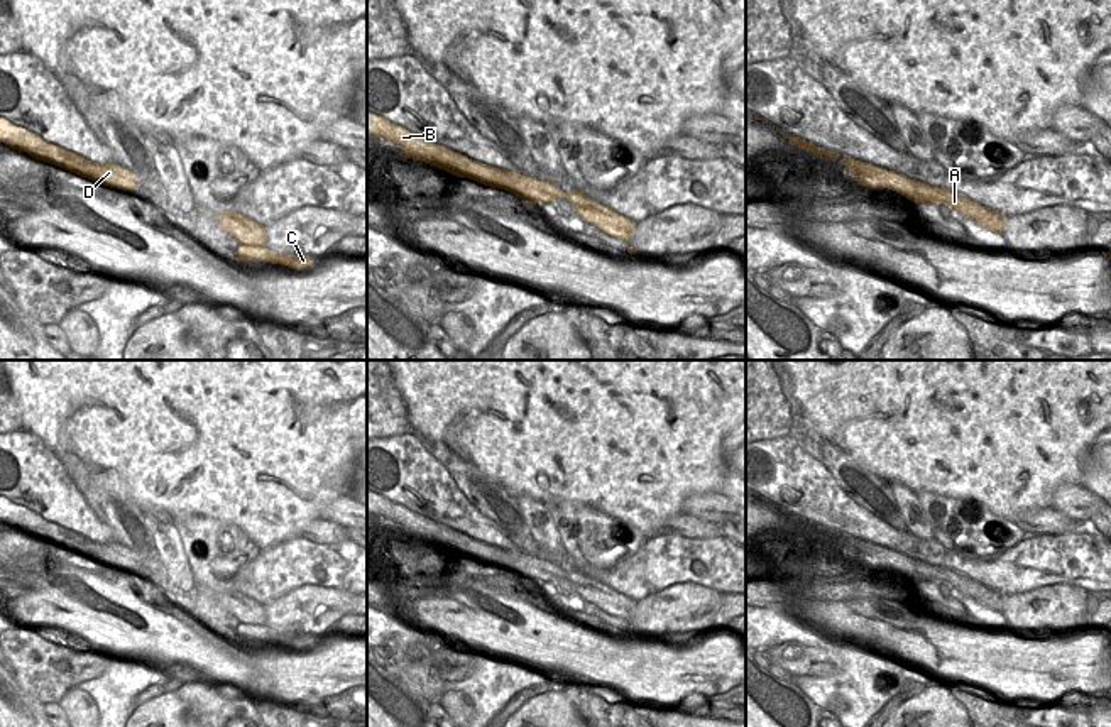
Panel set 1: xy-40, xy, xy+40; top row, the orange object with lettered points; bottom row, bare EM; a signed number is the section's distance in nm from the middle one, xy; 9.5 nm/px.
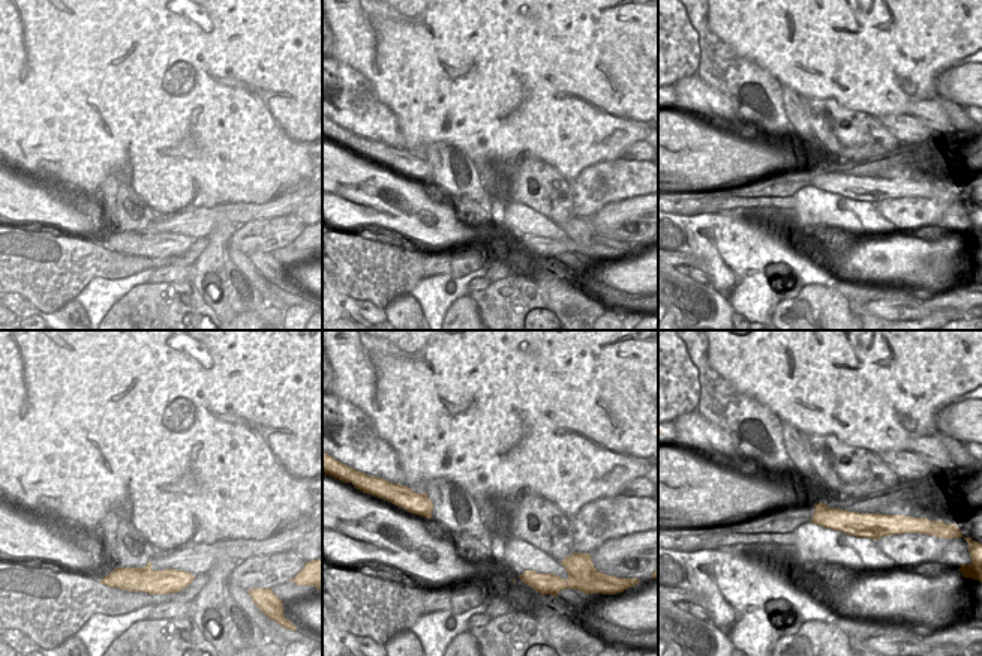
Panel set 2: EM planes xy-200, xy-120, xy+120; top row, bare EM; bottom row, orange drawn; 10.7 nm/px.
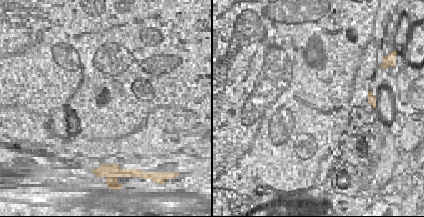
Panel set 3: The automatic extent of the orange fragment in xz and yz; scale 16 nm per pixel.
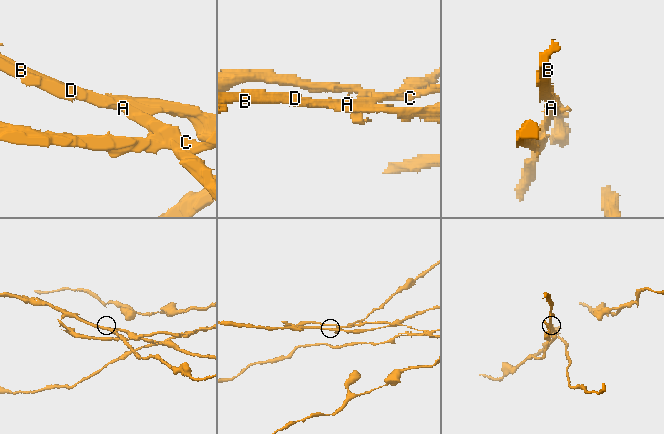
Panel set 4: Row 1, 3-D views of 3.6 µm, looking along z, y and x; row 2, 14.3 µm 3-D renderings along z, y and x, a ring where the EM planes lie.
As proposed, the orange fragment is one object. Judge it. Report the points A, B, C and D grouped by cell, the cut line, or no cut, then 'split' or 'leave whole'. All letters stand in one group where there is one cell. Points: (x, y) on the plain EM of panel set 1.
A B D / C; cut in xy along (570, 570), (570, 577), (575, 582), (592, 587), (592, 595); split

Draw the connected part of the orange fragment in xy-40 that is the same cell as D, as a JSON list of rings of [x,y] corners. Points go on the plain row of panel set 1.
[[[0,495],[0,521],[19,531],[27,531],[37,539],[44,539],[88,556],[103,565],[130,570],[135,566],[135,555],[117,543],[96,543],[59,524],[49,522],[39,514],[10,502]]]

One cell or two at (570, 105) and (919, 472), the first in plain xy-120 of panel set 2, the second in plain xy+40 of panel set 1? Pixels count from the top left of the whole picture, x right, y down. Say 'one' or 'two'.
one

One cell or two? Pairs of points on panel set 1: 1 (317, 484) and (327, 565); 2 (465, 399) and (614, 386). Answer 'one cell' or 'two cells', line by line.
1: two cells
2: one cell

